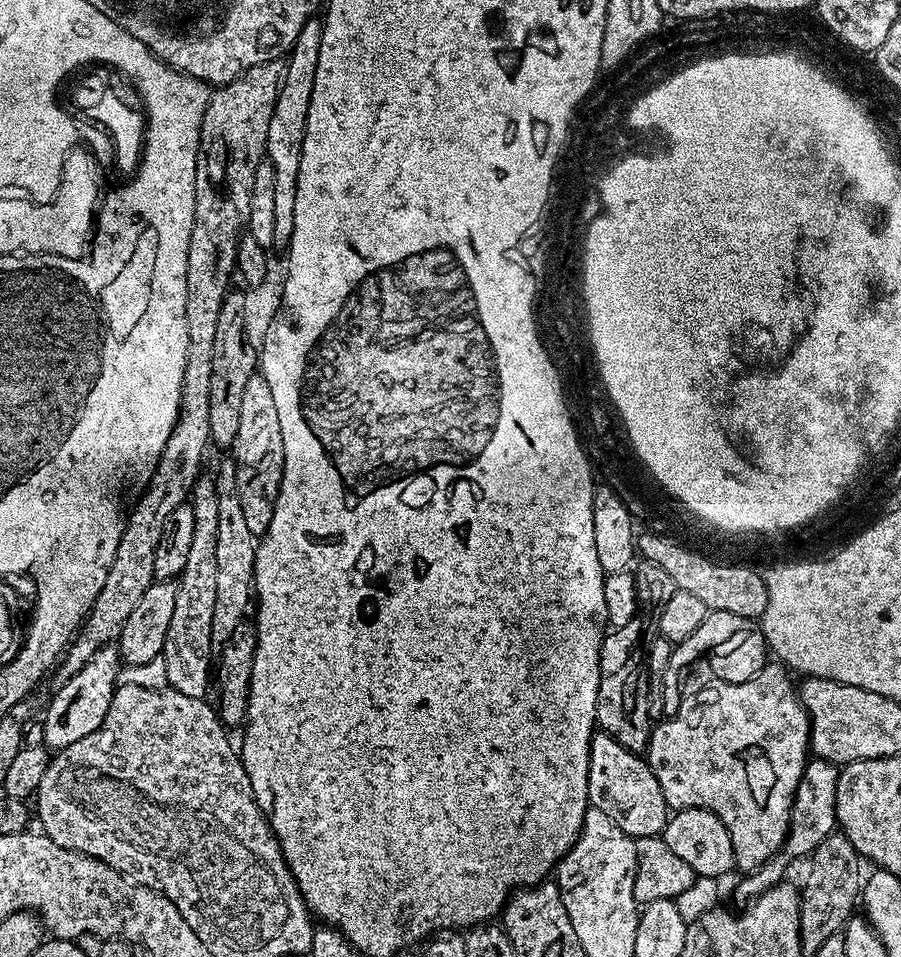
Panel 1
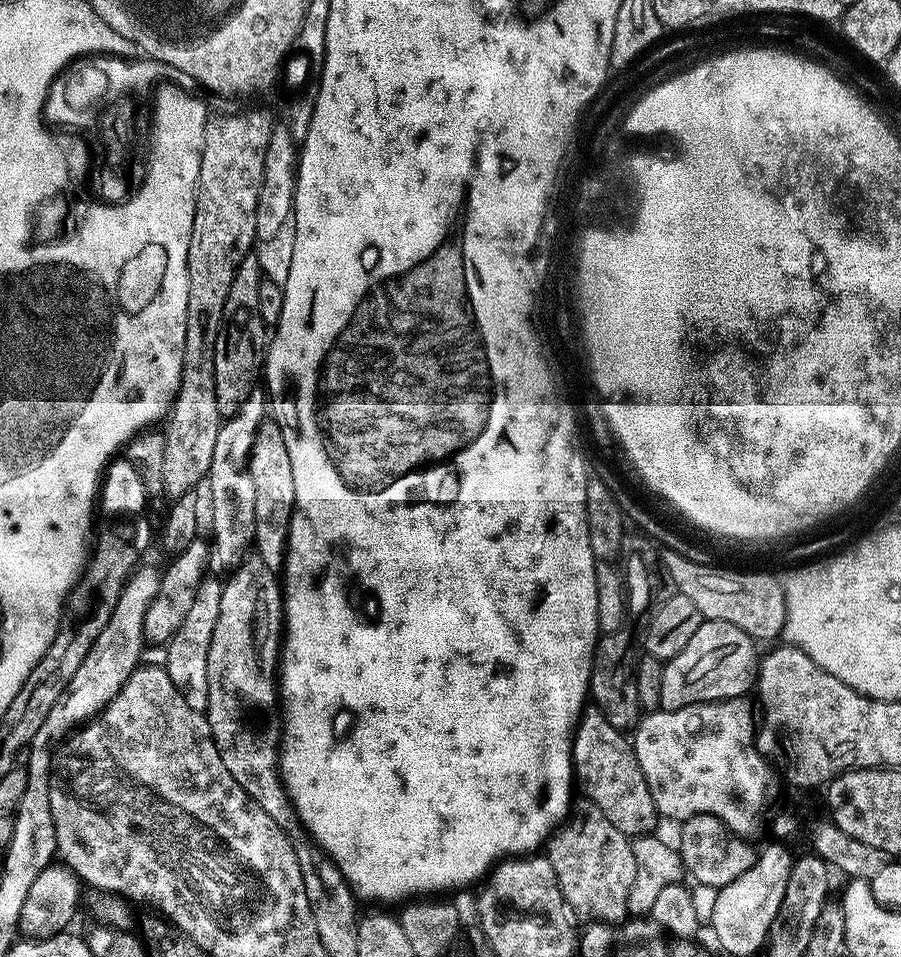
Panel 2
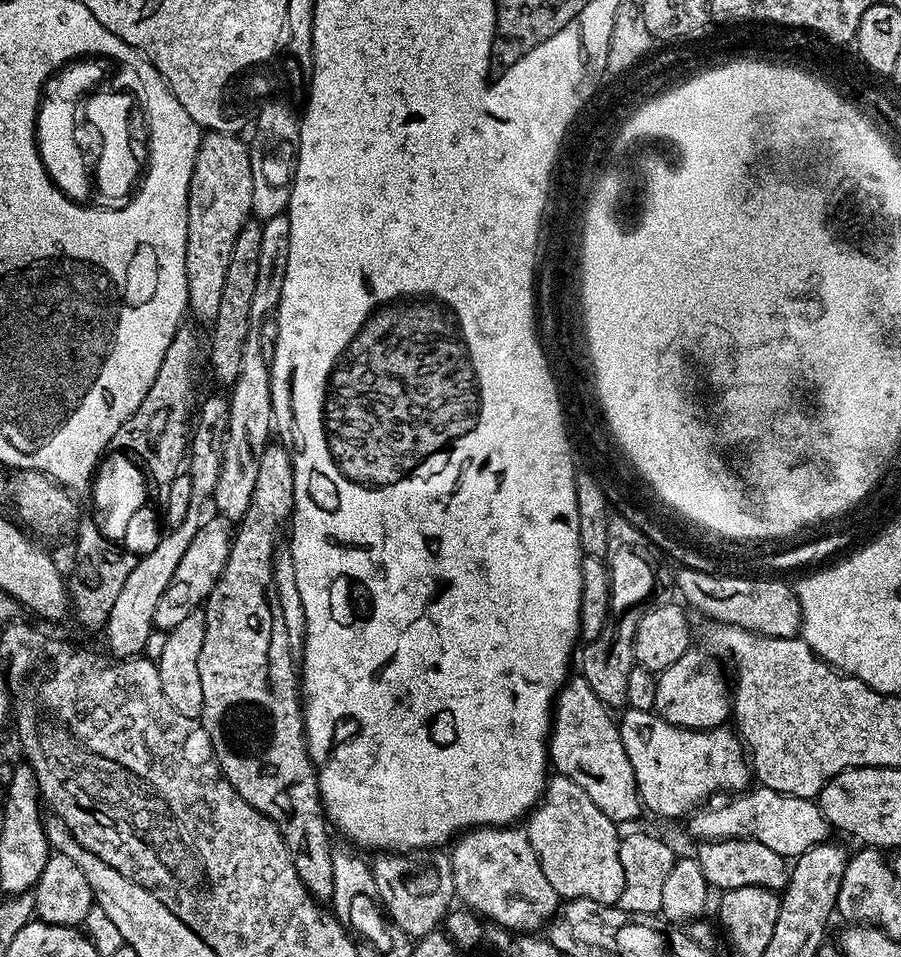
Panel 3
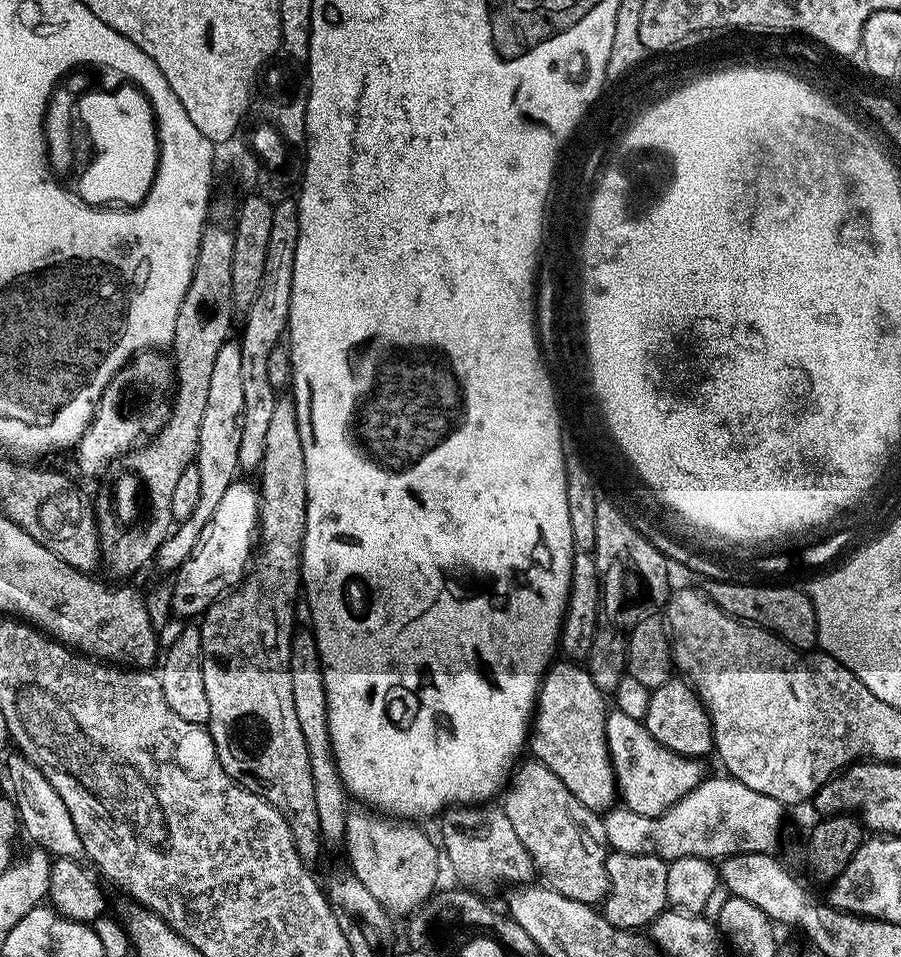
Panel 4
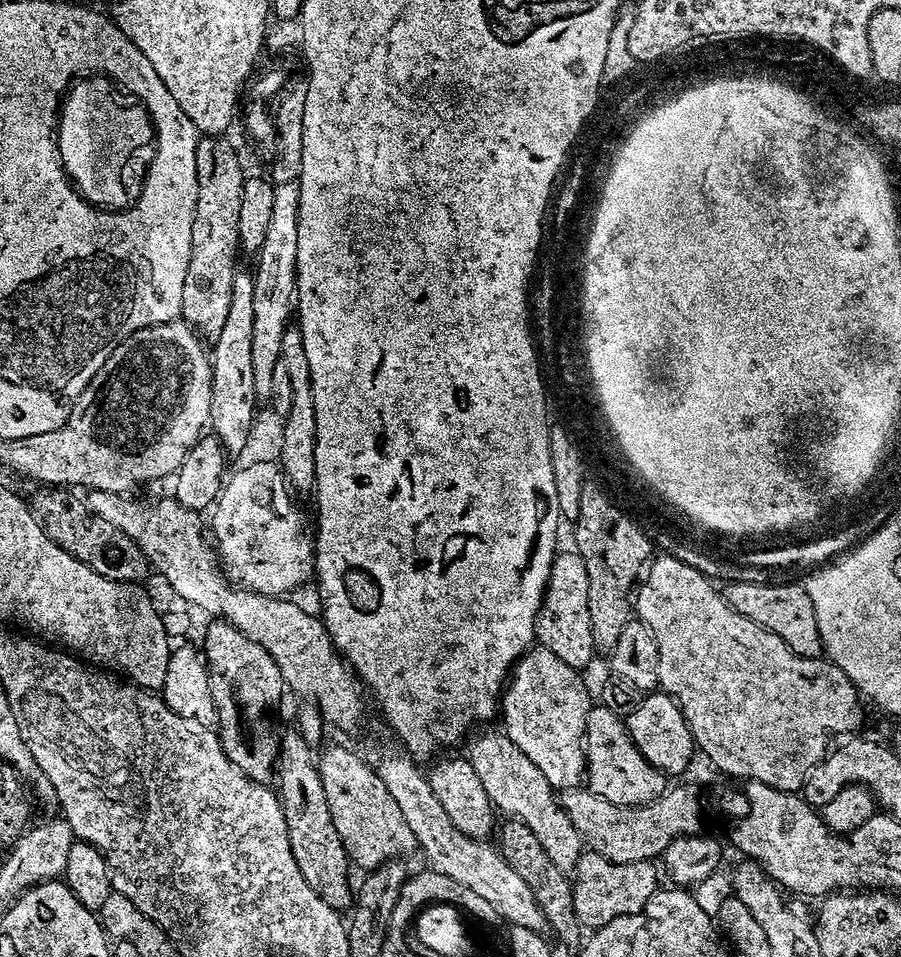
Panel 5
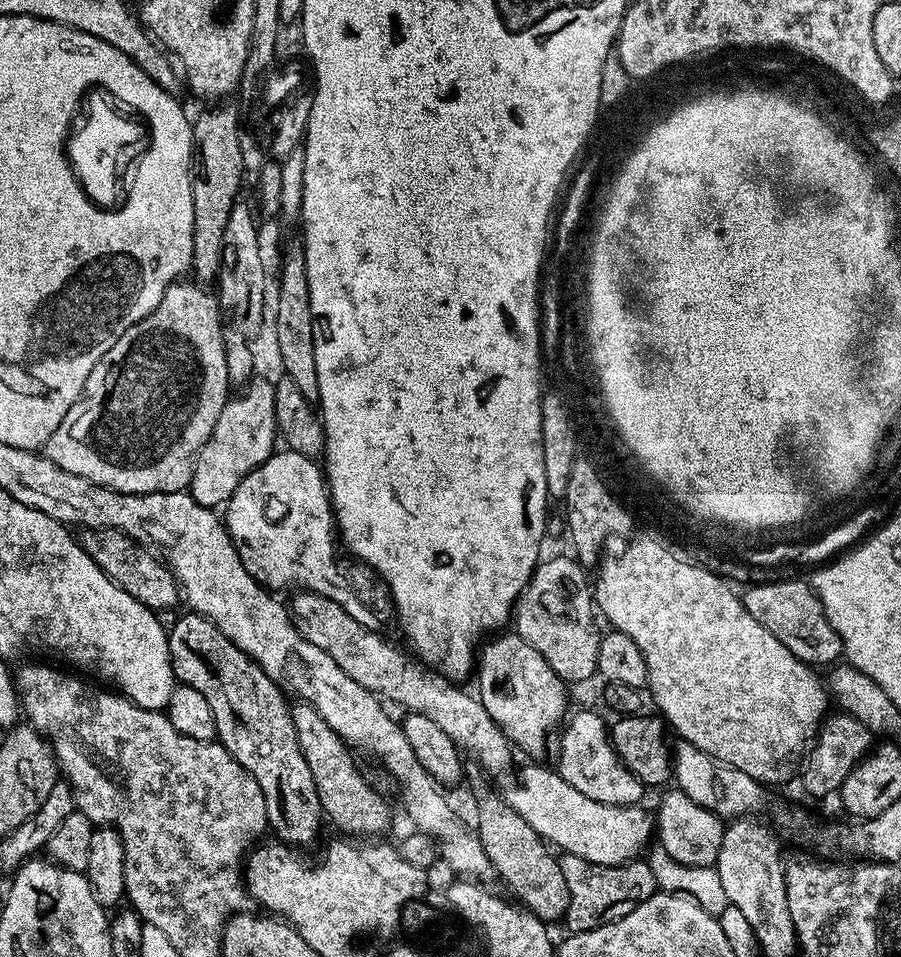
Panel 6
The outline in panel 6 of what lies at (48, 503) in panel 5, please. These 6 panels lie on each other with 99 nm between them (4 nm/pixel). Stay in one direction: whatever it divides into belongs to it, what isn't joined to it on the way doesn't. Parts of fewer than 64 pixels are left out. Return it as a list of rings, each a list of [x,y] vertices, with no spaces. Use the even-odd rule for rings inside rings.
[[[86,528],[79,533],[80,545],[90,554],[90,558],[126,594],[138,598],[148,608],[172,608],[176,599],[181,599],[180,585],[177,584],[172,569],[159,555],[153,554],[145,545],[137,544],[125,532],[113,528]]]

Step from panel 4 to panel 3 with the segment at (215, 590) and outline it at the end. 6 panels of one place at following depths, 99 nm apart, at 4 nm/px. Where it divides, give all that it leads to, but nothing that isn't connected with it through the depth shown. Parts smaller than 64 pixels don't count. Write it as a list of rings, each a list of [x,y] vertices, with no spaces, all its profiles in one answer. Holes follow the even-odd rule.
[[[219,514],[213,516],[213,520],[205,519],[201,523],[189,550],[183,555],[169,586],[161,598],[161,602],[157,606],[155,616],[155,627],[157,629],[170,630],[174,626],[178,626],[191,612],[197,611],[212,595],[212,587],[215,586],[216,581],[224,572],[228,555],[232,550],[234,528],[225,517]]]

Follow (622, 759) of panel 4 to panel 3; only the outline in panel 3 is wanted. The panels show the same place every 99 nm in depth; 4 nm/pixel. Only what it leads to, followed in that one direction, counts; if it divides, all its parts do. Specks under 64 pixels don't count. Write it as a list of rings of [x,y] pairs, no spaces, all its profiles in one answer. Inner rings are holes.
[[[631,708],[623,713],[624,717],[619,717],[620,737],[626,750],[626,758],[630,758],[630,766],[634,770],[641,805],[647,811],[649,808],[656,816],[687,817],[701,806],[707,805],[711,801],[708,799],[719,792],[739,794],[749,787],[750,764],[746,759],[746,749],[739,735],[731,727],[721,726],[703,730],[679,728],[656,715],[655,711],[643,712],[640,708]]]

